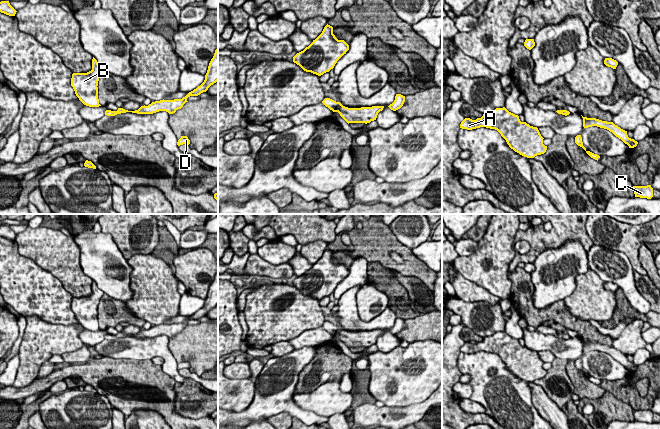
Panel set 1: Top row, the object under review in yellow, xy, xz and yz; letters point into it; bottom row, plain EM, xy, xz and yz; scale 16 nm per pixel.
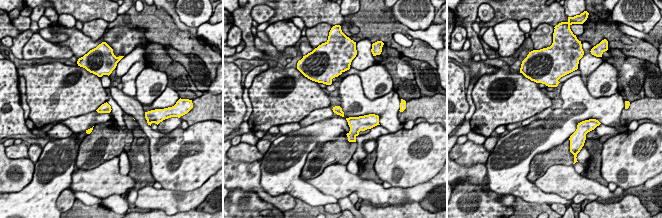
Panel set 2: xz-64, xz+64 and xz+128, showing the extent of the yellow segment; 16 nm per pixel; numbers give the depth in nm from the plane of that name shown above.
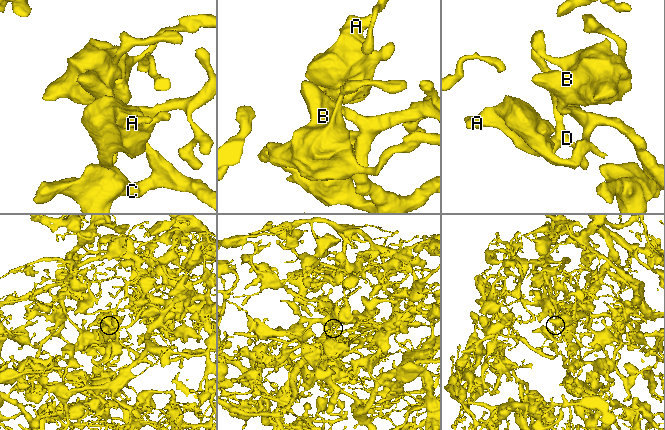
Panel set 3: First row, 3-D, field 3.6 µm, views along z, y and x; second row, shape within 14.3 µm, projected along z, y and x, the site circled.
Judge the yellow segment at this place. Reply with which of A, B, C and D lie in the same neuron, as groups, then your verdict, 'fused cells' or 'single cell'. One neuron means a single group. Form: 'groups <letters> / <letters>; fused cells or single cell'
groups A B C D; single cell

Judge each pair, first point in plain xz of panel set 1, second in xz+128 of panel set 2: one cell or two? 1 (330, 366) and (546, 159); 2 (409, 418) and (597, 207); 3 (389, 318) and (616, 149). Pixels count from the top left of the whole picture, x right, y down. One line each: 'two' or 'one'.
1: one
2: two
3: two

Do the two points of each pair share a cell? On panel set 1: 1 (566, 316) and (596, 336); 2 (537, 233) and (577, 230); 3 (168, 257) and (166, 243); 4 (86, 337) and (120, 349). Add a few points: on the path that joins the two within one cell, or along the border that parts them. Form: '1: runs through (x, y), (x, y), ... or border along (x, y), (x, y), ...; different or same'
1: runs through (573, 323), (581, 326), (589, 333); same
2: runs through (547, 233), (552, 233), (555, 230), (567, 230); same
3: runs through (168, 254), (167, 246); same
4: border along (104, 338), (93, 346); different

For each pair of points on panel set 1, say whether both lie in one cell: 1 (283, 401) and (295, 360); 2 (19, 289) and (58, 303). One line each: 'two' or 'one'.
1: one
2: one

